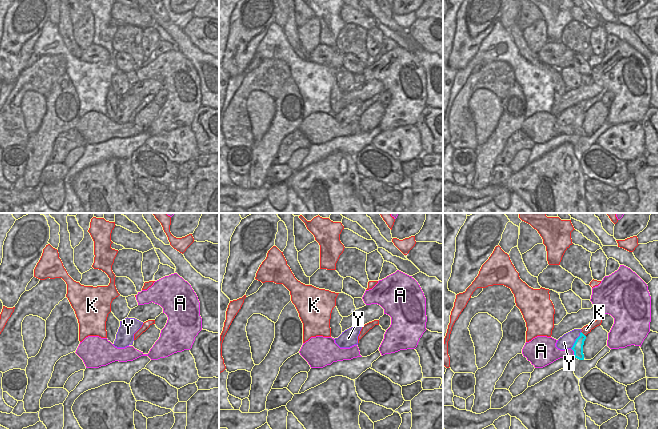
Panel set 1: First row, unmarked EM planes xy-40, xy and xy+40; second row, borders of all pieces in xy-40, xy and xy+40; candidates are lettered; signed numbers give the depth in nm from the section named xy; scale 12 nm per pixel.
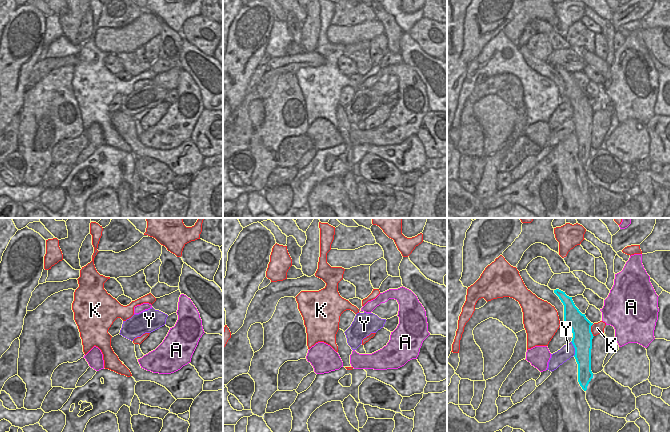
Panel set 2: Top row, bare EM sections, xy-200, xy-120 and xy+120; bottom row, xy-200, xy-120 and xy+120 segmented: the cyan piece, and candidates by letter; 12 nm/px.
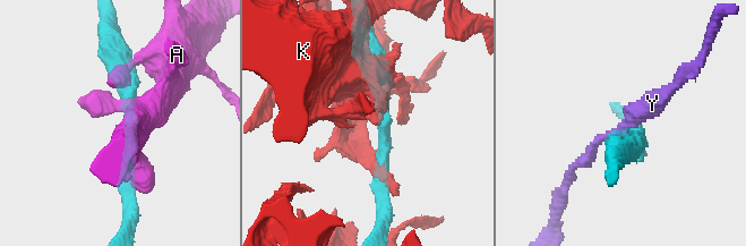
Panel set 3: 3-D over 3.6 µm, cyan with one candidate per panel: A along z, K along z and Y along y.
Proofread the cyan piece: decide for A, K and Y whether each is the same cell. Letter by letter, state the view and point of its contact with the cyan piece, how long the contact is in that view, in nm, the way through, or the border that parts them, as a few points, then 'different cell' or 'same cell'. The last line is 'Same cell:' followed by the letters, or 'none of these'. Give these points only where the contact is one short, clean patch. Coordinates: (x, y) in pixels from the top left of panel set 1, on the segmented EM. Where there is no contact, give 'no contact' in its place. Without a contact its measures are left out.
A: contact xy+40 (574, 353); length 130 nm; border xy+40 (571, 348), (574, 357); different cell
K: contact xy+40 (583, 334); length 90 nm; different cell
Y: contact xy+40 (576, 340); length 240 nm; border xy+40 (581, 332), (570, 348); different cell
Same cell: none of these

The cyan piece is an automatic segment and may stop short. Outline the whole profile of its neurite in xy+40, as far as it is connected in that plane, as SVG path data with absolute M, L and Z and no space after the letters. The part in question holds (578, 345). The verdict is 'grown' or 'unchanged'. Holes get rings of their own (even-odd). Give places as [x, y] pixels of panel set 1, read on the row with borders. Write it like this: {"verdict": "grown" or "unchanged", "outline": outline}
{"verdict": "unchanged", "outline": "M581 332L580 336L576 339L573 347L571 348L574 351L574 358L577 358L579 360L584 360L583 345L585 339L586 336Z"}

